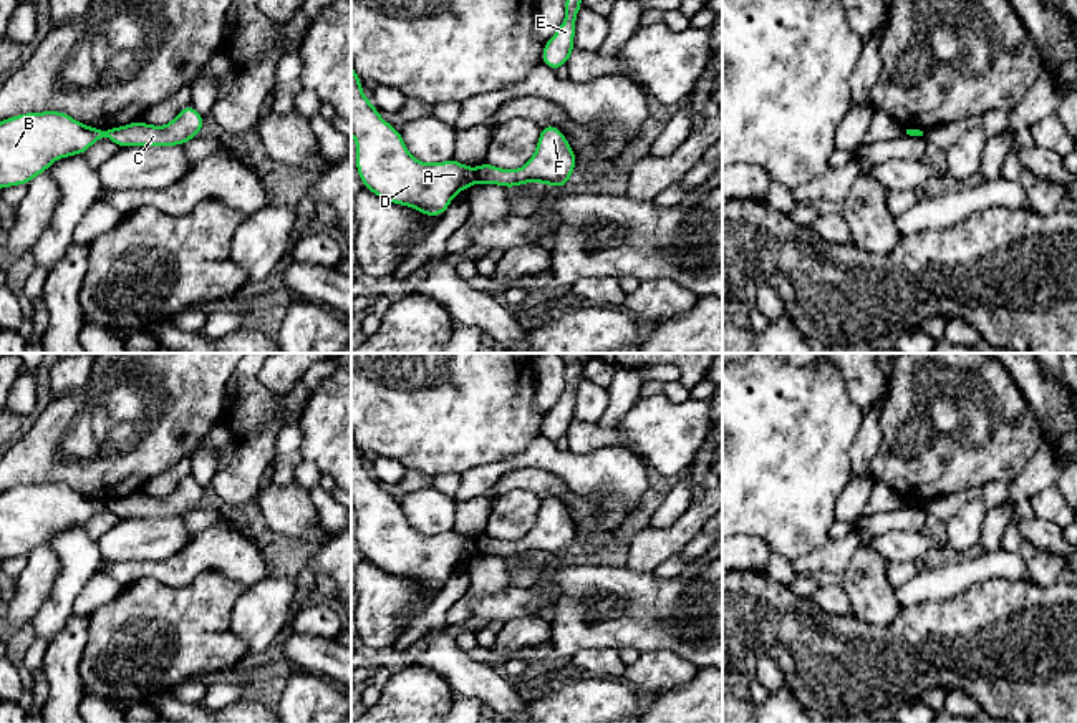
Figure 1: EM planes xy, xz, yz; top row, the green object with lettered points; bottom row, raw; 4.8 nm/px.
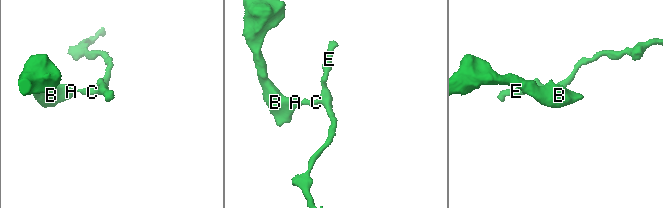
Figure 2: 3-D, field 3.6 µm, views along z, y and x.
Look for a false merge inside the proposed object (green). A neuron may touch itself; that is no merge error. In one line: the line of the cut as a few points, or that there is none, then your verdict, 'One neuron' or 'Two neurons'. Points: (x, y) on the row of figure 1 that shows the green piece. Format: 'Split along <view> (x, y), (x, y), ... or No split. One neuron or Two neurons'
Split along xz (474, 171), (478, 181). Two neurons

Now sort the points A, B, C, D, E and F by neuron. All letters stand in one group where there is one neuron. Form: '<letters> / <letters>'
A B D / C E F

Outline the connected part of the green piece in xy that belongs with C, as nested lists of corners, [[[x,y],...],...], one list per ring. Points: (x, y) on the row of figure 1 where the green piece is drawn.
[[[192,106],[182,108],[166,126],[152,126],[136,121],[119,128],[108,128],[104,134],[118,146],[182,146],[189,139],[200,136],[205,118]]]

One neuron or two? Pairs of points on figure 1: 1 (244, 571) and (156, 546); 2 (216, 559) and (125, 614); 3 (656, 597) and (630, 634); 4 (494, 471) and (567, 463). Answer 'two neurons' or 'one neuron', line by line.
1: two neurons
2: two neurons
3: one neuron
4: one neuron

